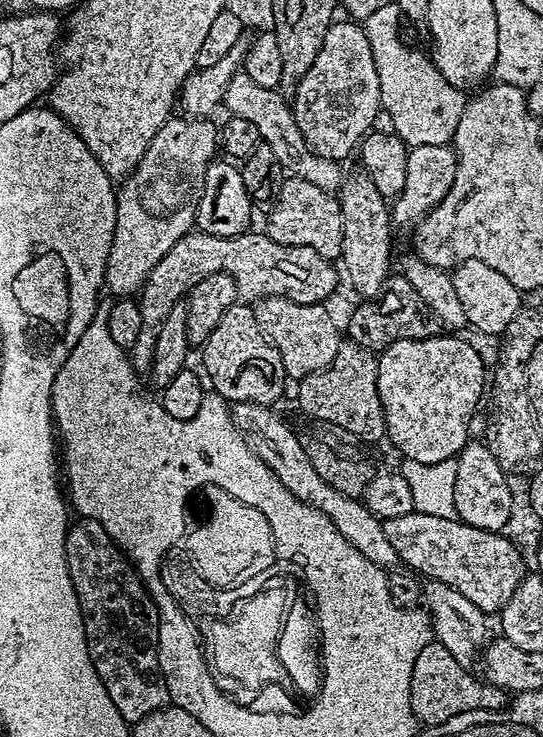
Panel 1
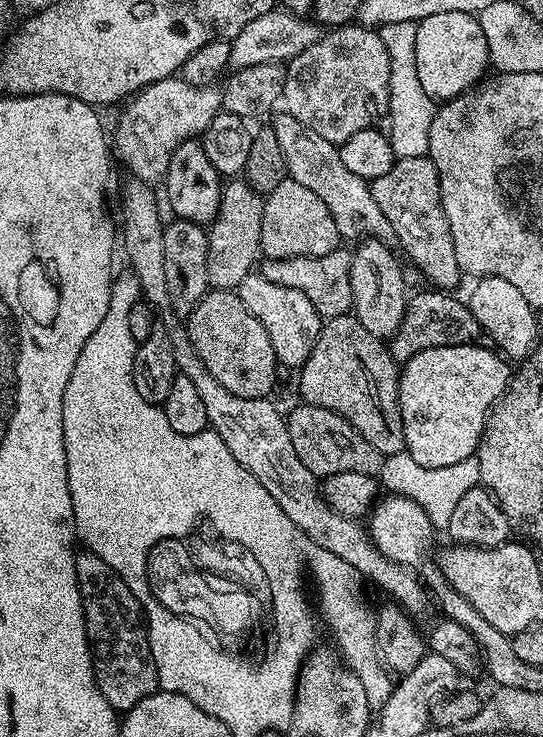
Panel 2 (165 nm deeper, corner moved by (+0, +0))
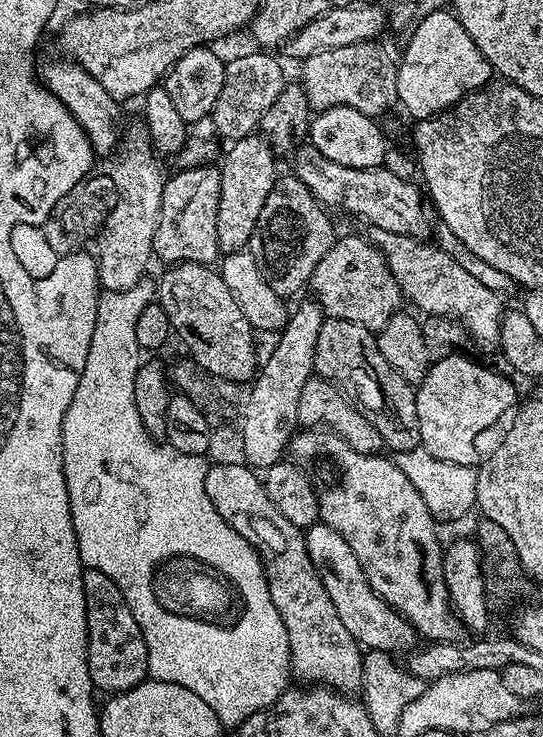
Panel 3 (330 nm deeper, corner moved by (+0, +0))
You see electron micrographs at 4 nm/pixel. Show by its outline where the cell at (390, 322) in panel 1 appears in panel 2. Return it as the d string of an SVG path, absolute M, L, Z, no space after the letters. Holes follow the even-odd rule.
M427 290L428 292L411 293L398 330L387 341L388 353L397 362L414 358L422 350L441 348L442 346L458 346L474 344L481 339L482 329L478 318L468 309L467 303L456 294L444 290Z

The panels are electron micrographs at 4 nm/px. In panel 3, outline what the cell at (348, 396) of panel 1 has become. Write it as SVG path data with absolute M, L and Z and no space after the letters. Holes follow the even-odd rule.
M325 319L322 330L318 330L318 346L314 346L314 372L323 380L335 384L363 414L368 421L382 434L384 448L393 453L414 450L420 447L420 431L418 430L418 406L416 405L416 388L402 378L382 358L382 350L378 350L378 342L373 329L366 326L358 326L358 322L346 322L345 320Z

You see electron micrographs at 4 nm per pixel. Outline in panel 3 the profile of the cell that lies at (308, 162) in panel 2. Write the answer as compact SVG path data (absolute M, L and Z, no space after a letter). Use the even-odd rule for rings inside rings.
M368 228L366 236L384 256L390 274L394 274L398 282L401 297L407 303L409 300L413 309L421 308L428 316L450 316L460 321L473 345L493 349L499 345L501 297L493 294L487 286L481 286L467 270L462 270L450 254L437 248L435 243L421 242L417 237L394 234L381 228Z

